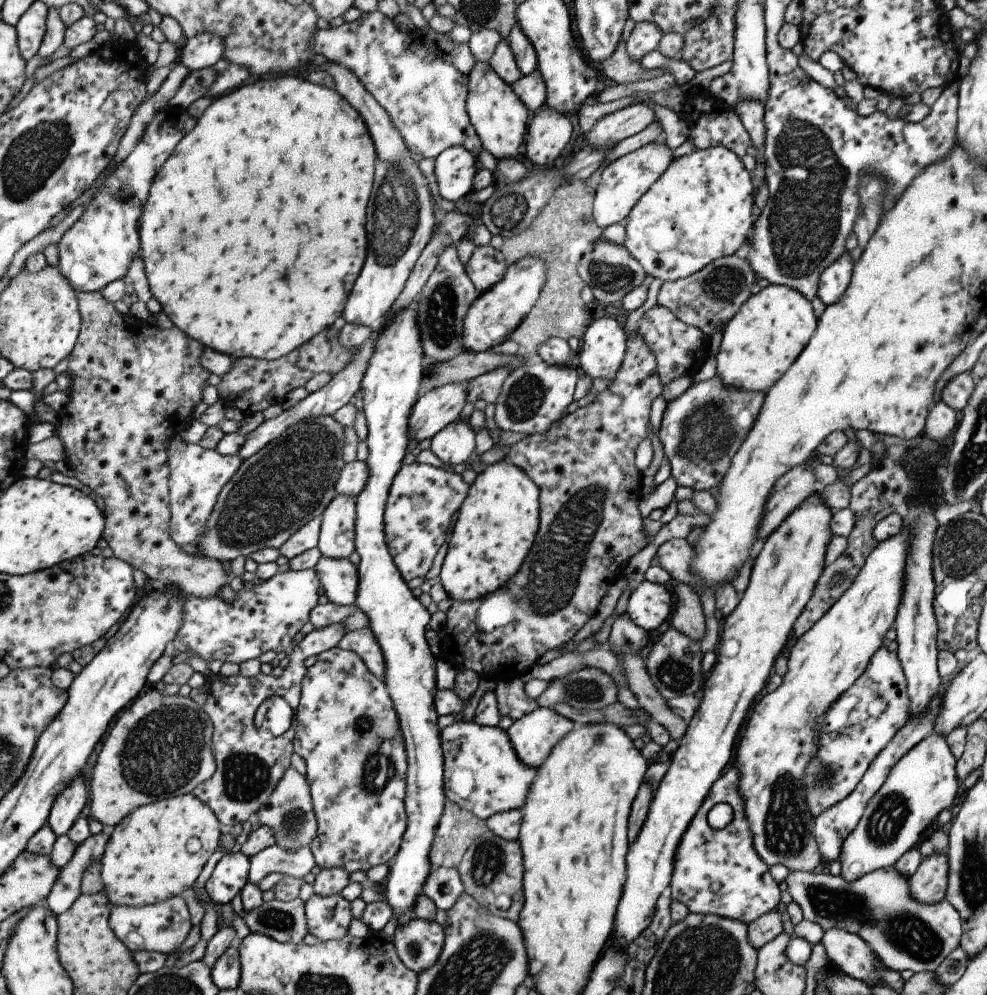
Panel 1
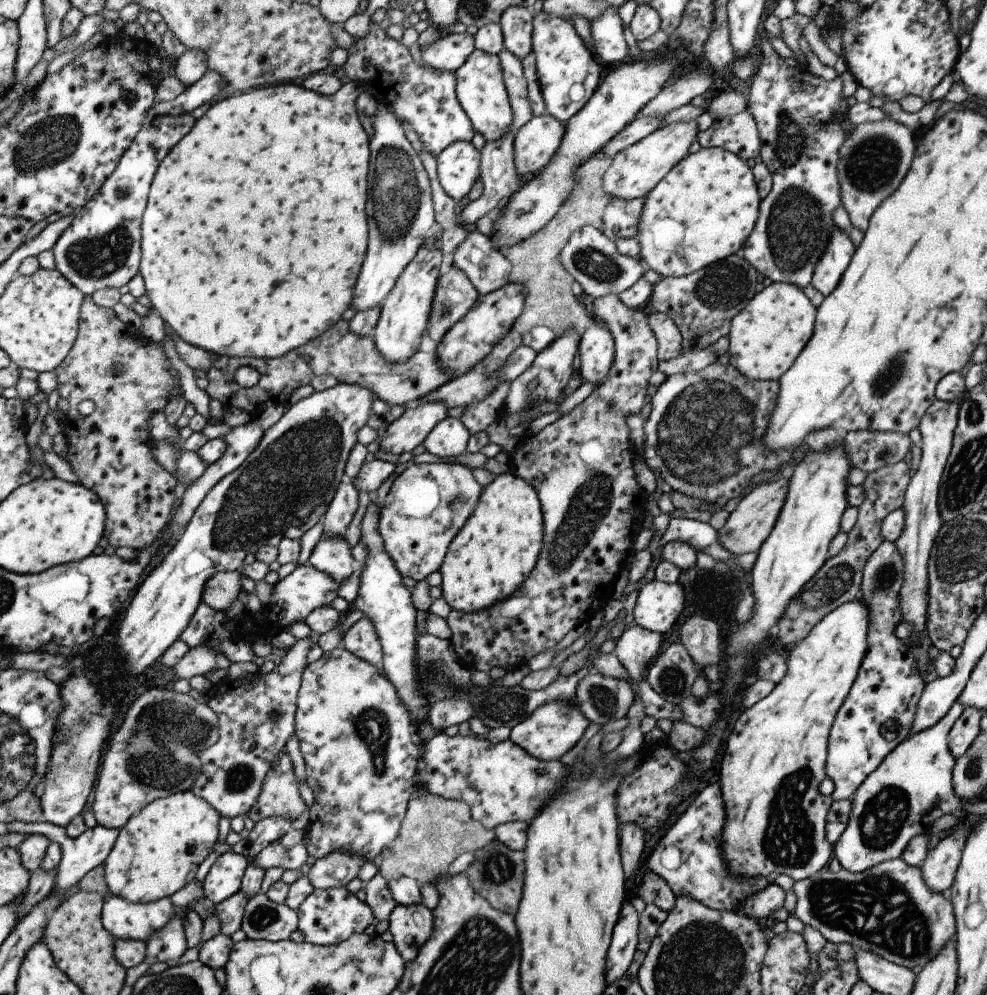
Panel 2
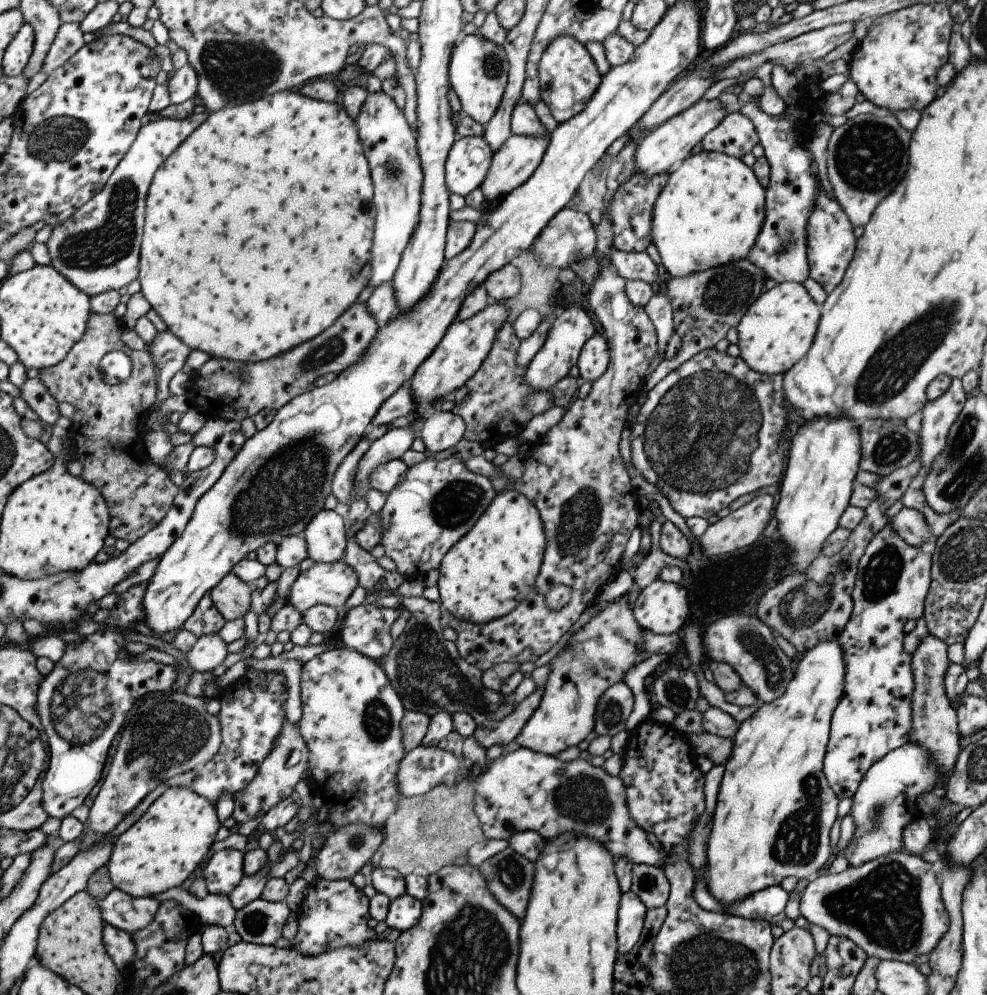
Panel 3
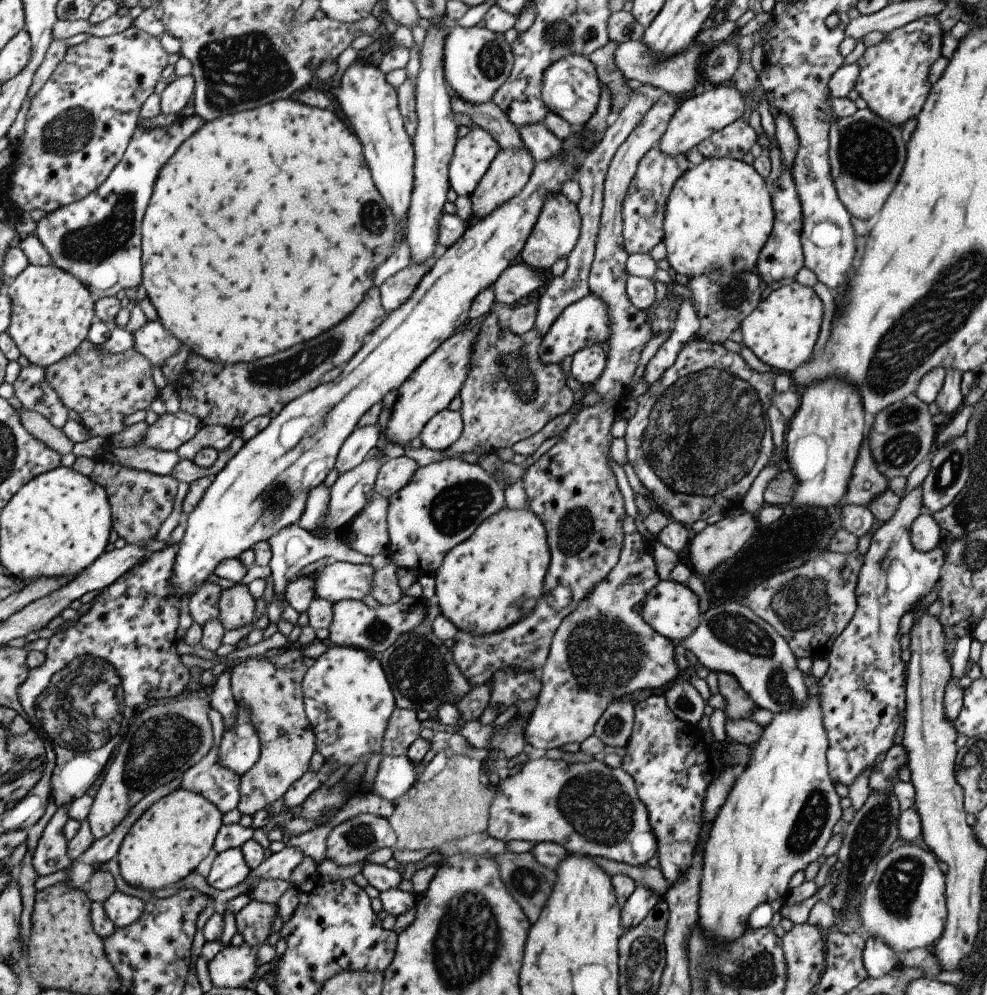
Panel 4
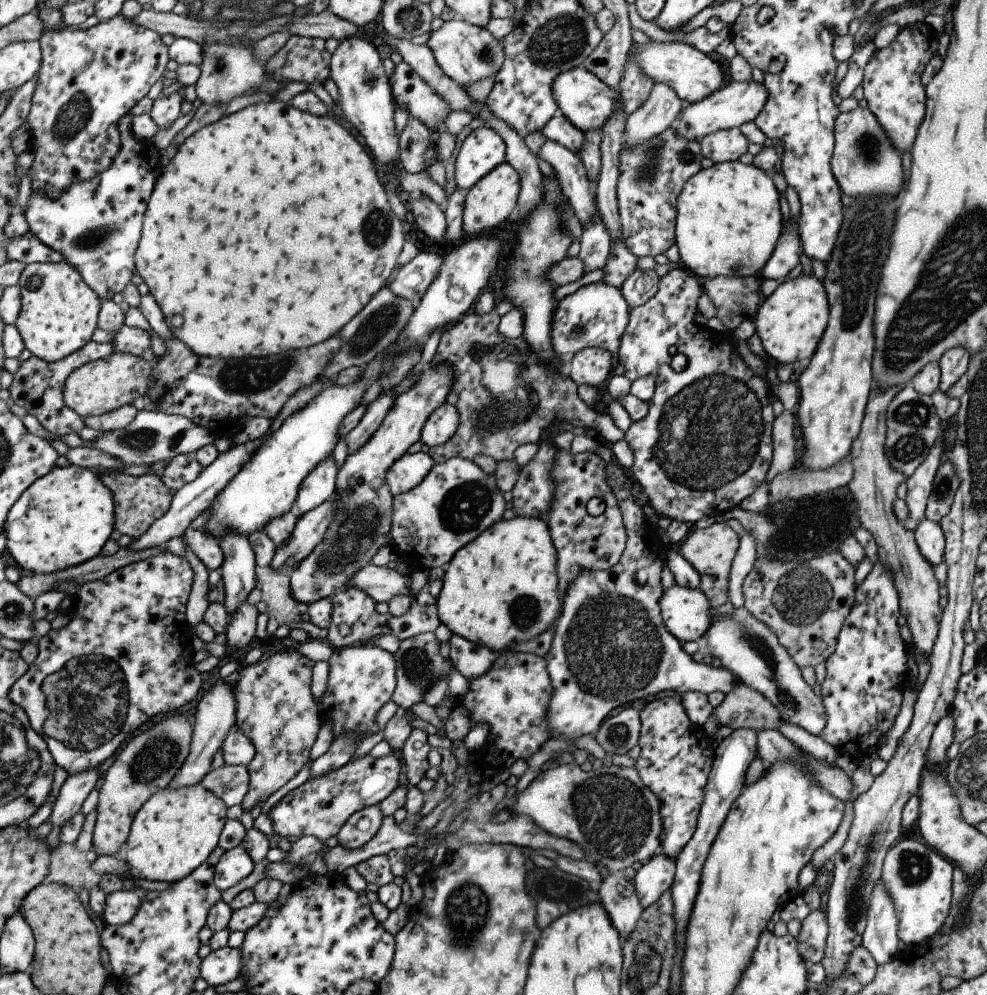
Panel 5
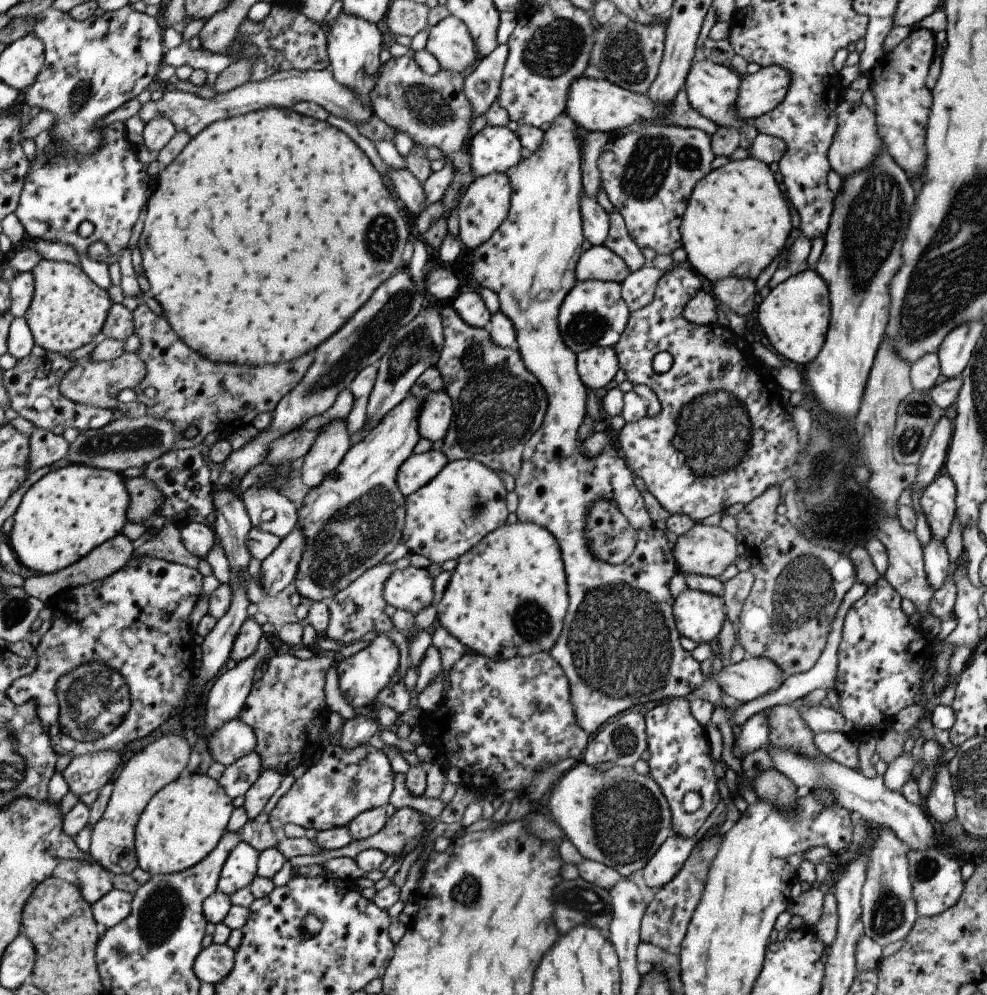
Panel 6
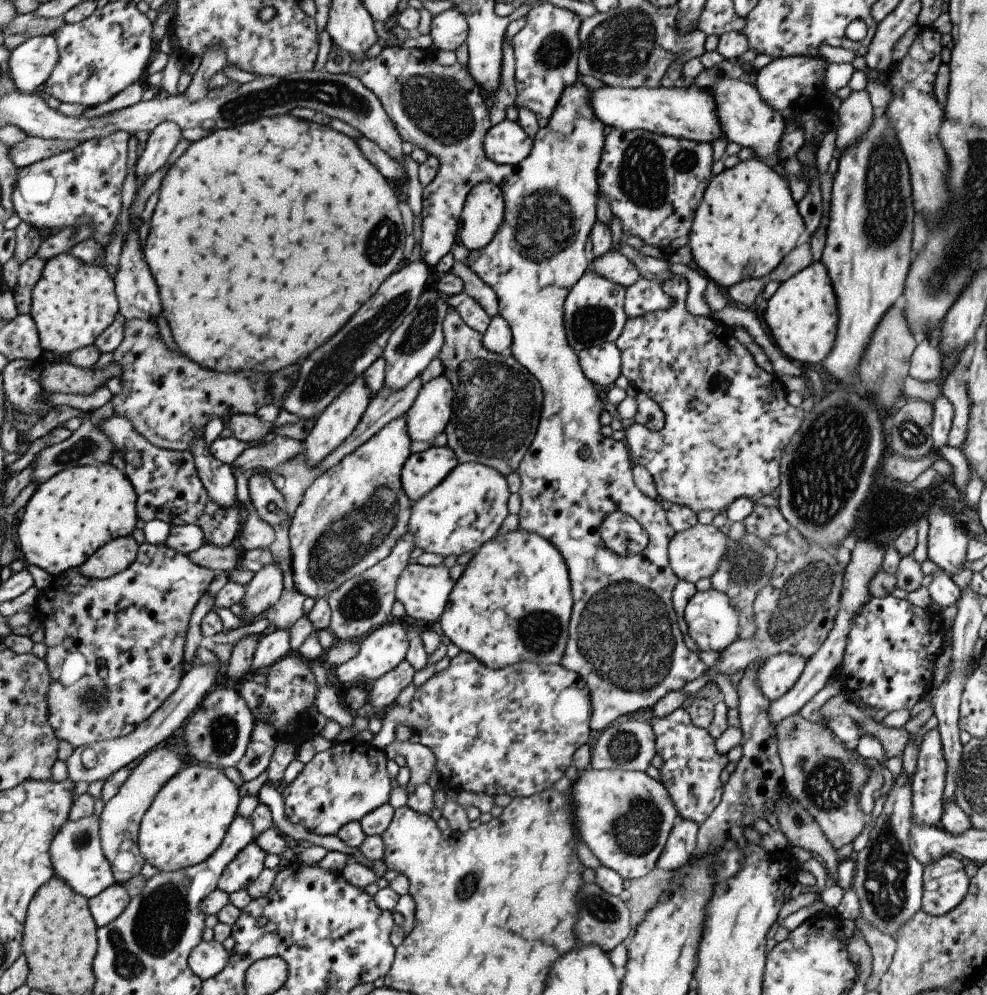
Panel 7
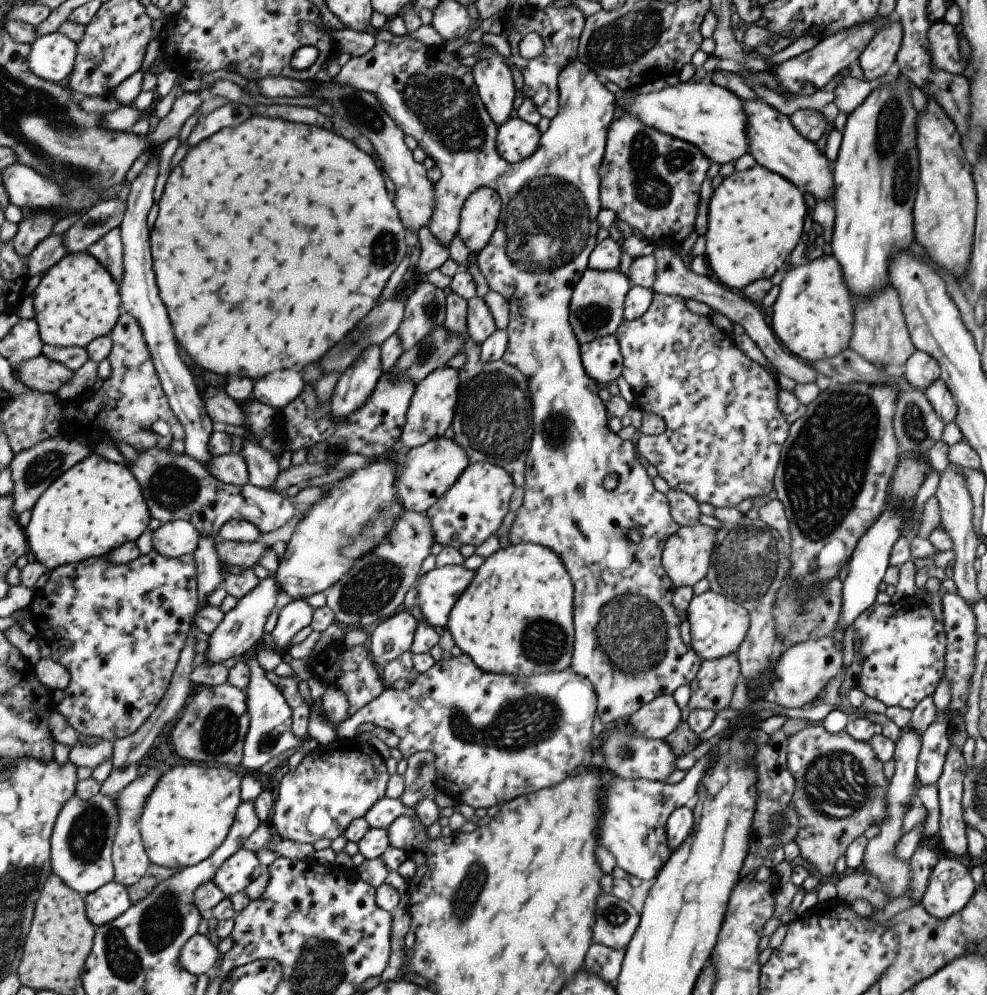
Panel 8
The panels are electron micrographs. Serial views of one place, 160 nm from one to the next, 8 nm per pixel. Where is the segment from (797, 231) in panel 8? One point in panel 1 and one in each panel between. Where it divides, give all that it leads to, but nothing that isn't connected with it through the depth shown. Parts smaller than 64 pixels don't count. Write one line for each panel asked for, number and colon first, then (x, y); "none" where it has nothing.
1: (701, 208)
2: (703, 209)
3: (708, 214)
4: (718, 215)
5: (727, 218)
6: (736, 214)
7: (746, 215)

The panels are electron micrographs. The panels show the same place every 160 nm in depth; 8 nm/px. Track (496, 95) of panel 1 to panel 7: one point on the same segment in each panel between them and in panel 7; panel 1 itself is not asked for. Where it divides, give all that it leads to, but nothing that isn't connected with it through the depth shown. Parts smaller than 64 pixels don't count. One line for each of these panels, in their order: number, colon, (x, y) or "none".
2: (480, 91)
3: (478, 69)
4: (475, 61)
5: (464, 53)
6: (448, 41)
7: (448, 29)

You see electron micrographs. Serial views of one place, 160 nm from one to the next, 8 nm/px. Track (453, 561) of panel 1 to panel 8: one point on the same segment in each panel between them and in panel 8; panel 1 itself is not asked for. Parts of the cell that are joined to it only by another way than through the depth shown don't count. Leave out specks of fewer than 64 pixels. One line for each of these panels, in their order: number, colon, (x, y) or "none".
2: (493, 552)
3: (488, 571)
4: (488, 582)
5: (500, 589)
6: (506, 597)
7: (512, 602)
8: (514, 618)

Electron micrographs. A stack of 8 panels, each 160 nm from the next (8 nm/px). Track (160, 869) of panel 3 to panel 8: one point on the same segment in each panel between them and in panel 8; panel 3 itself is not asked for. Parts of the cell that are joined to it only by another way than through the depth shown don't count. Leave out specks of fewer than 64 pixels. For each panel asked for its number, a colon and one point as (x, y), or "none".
4: (174, 834)
5: (178, 829)
6: (185, 822)
7: (195, 807)
8: (187, 817)

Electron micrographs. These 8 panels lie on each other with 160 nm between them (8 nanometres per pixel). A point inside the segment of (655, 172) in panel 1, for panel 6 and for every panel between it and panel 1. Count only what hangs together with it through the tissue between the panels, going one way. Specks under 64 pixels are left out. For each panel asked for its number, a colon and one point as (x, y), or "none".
2: (633, 172)
3: (663, 147)
4: (695, 118)
5: (736, 103)
6: (759, 93)

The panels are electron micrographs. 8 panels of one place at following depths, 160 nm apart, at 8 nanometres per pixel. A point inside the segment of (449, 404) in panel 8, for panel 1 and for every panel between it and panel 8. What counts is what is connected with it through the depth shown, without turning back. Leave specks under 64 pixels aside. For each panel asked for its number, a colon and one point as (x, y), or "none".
1: (454, 444)
2: (449, 437)
3: (439, 430)
4: (441, 430)
5: (442, 423)
6: (434, 416)
7: (426, 418)

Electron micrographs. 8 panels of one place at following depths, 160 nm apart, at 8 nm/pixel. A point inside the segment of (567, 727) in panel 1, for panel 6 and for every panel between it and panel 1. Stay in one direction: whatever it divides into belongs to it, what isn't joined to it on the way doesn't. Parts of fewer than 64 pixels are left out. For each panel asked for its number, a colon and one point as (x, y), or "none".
2: (553, 729)
3: (598, 655)
4: (602, 650)
5: (609, 647)
6: (618, 647)

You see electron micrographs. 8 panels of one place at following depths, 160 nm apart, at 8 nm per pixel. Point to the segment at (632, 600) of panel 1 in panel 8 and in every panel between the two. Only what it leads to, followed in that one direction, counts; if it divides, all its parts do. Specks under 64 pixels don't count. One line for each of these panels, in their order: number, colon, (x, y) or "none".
2: (658, 605)
3: (661, 608)
4: (671, 609)
5: (685, 612)
6: (698, 616)
7: (711, 620)
8: (717, 625)

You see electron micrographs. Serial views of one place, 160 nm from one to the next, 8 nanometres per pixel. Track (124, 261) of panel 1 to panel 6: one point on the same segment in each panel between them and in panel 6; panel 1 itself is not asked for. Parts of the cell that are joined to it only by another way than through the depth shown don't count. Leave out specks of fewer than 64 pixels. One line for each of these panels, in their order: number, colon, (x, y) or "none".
2: (100, 249)
3: (96, 249)
4: (96, 238)
5: (95, 224)
6: (107, 189)

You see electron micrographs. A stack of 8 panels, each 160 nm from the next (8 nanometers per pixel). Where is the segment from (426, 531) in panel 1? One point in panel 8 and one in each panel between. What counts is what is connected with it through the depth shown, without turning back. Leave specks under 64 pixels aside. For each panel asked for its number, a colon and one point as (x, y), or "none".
2: (427, 503)
3: (435, 503)
4: (443, 503)
5: (456, 501)
6: (465, 501)
7: (465, 509)
8: (471, 509)

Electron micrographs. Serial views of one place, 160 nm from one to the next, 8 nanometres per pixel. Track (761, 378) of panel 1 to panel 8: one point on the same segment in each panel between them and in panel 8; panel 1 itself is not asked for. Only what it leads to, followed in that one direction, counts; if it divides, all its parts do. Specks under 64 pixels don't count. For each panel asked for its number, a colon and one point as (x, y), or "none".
2: (765, 337)
3: (777, 329)
4: (781, 331)
5: (789, 322)
6: (794, 316)
7: (801, 315)
8: (812, 317)

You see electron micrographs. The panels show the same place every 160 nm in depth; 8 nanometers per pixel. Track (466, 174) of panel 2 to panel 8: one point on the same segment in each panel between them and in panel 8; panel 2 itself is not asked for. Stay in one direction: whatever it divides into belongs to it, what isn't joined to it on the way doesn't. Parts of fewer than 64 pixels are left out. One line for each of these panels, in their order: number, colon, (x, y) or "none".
3: (466, 163)
4: (472, 153)
5: (482, 150)
6: (494, 149)
7: (505, 143)
8: (516, 139)

